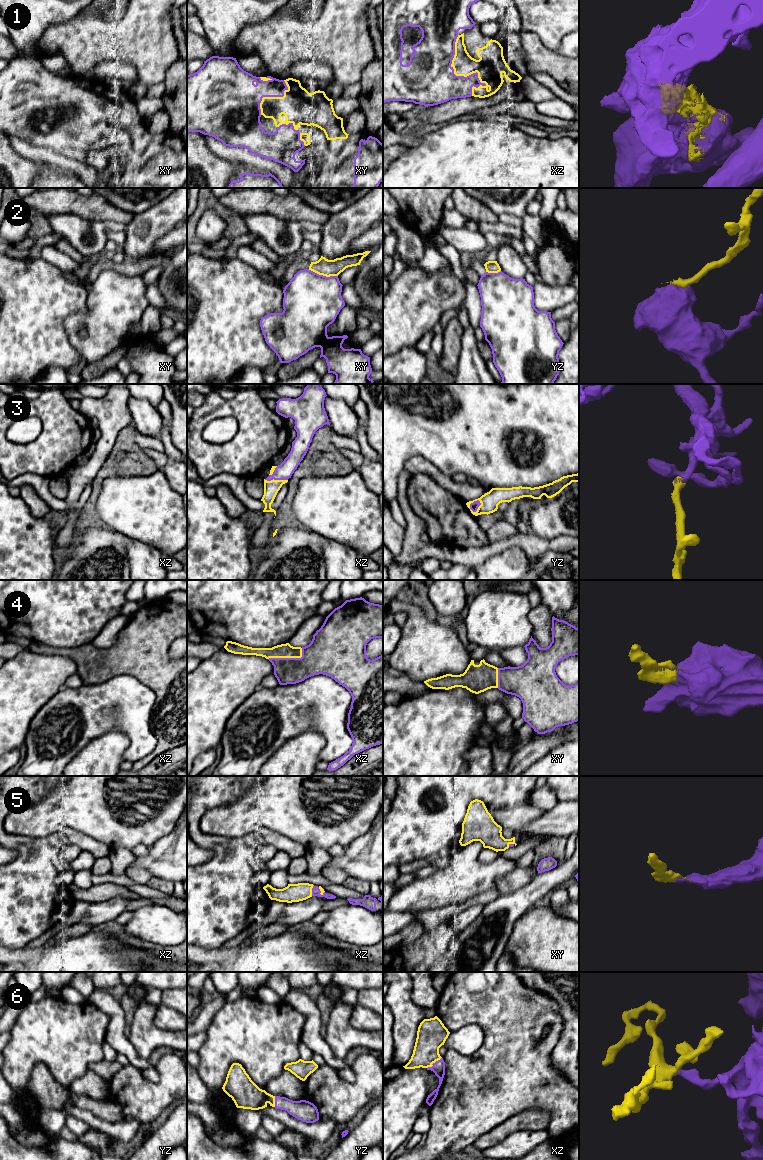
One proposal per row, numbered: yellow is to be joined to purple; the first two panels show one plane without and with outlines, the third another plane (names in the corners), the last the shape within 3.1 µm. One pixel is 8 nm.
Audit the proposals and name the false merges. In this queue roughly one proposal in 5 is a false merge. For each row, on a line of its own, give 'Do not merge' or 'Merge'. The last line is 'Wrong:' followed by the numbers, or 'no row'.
1: Merge
2: Do not merge
3: Merge
4: Merge
5: Merge
6: Merge
Wrong: 2

